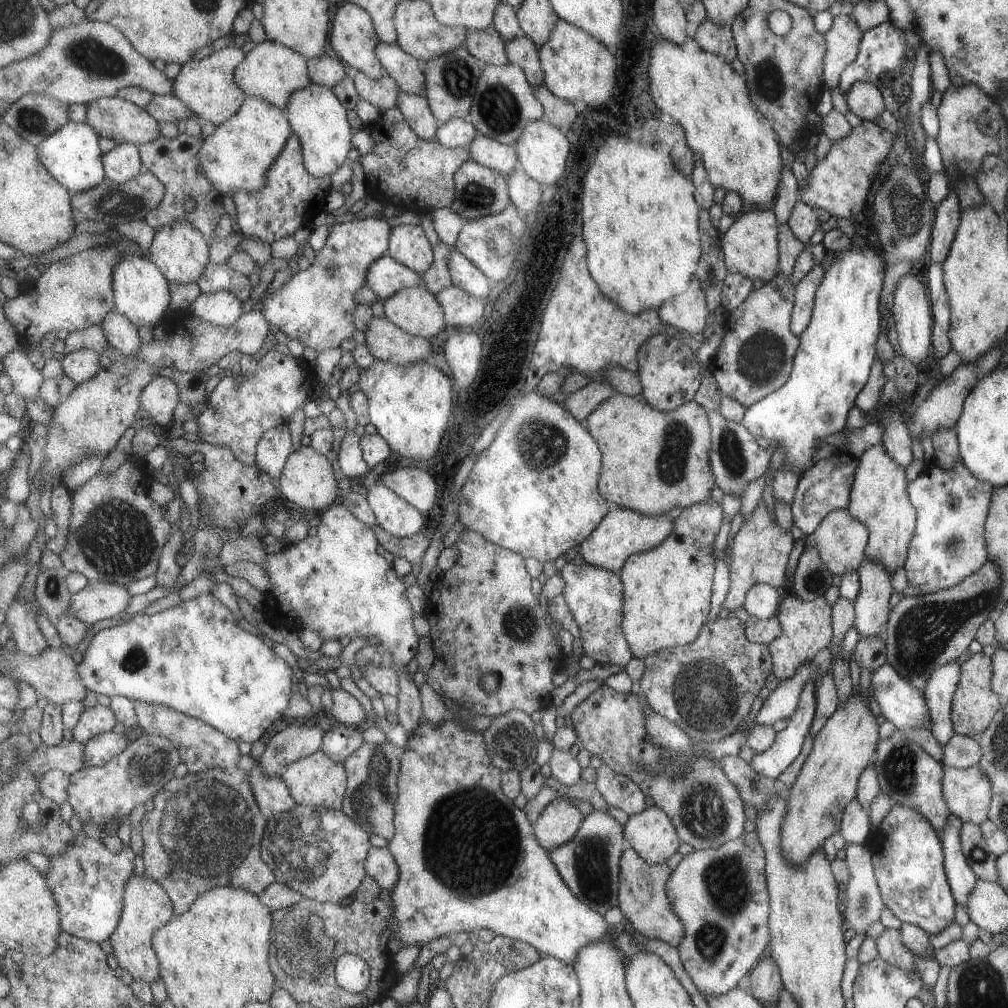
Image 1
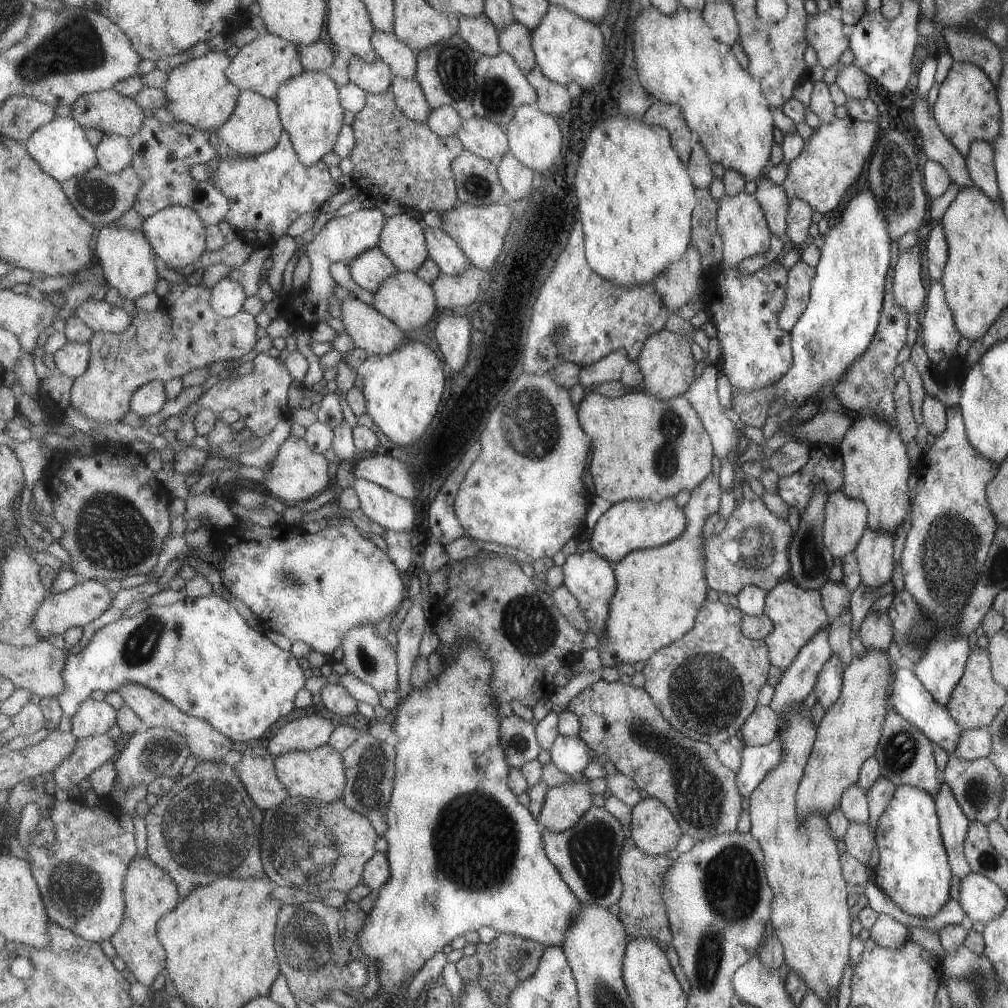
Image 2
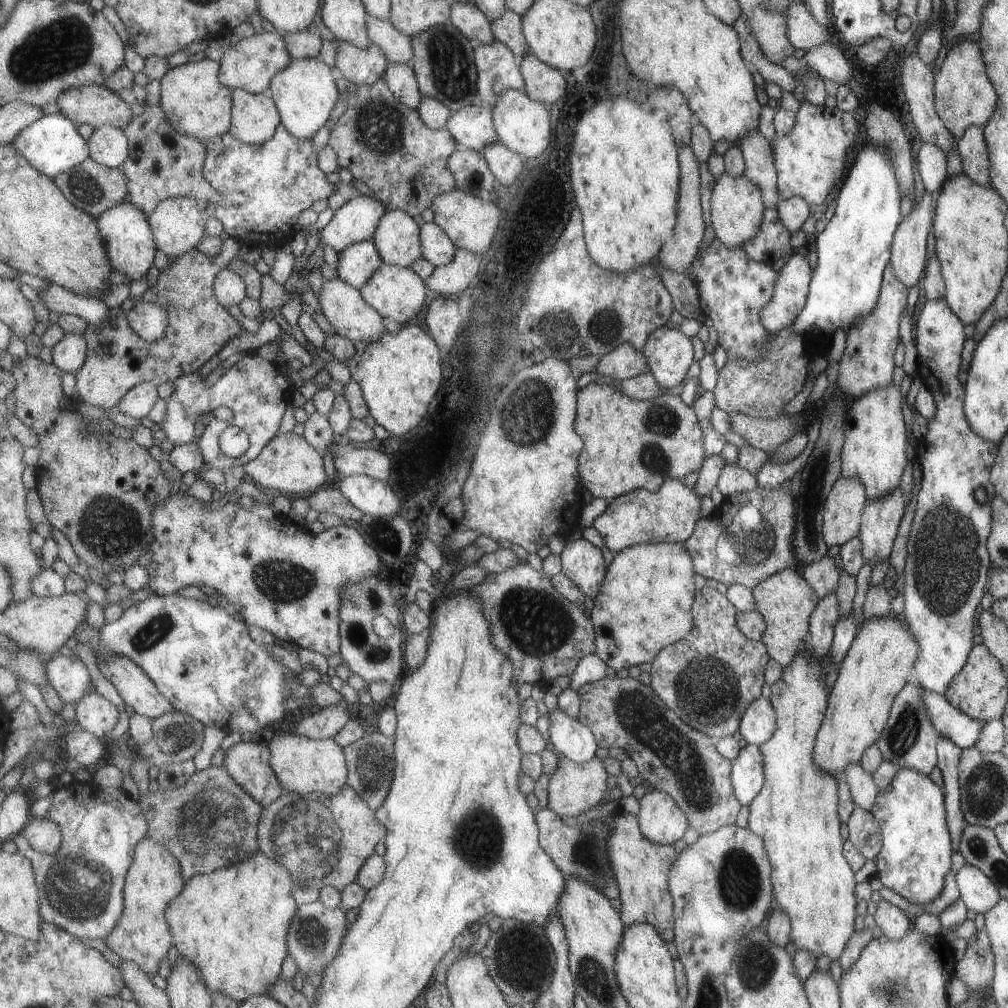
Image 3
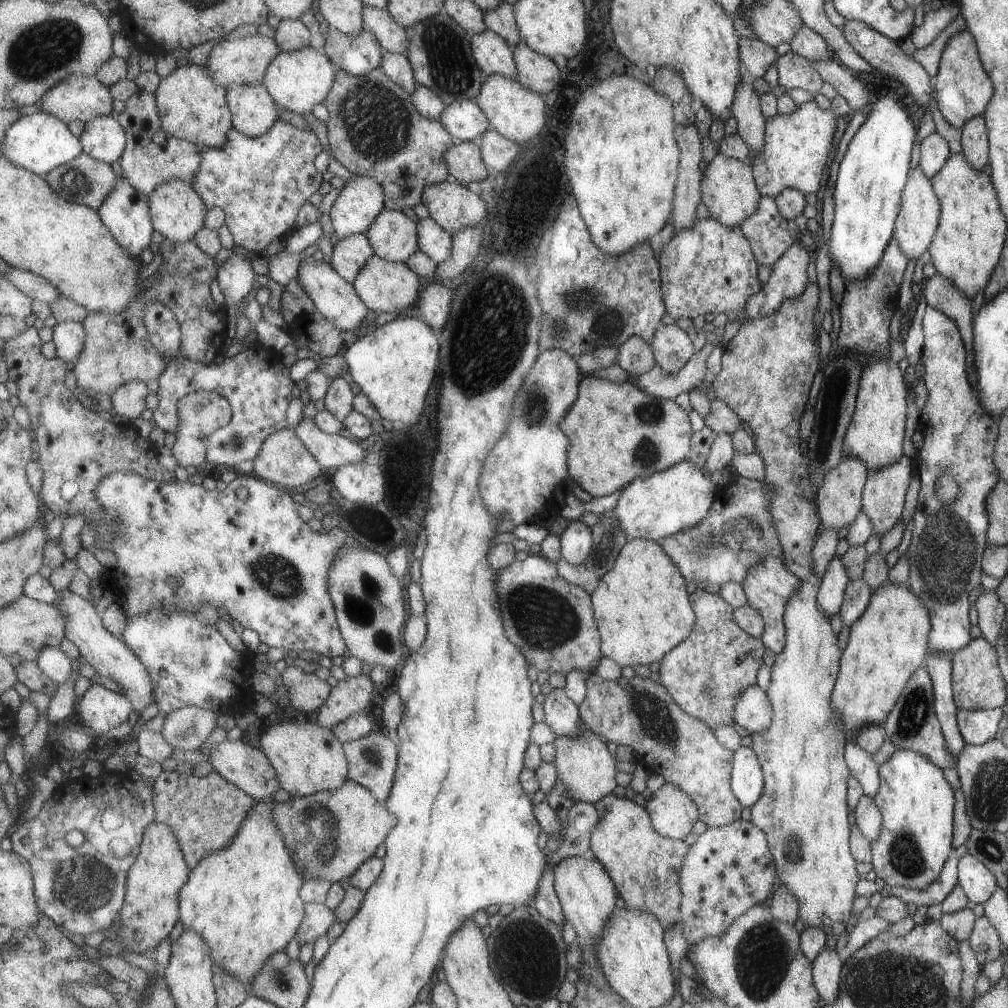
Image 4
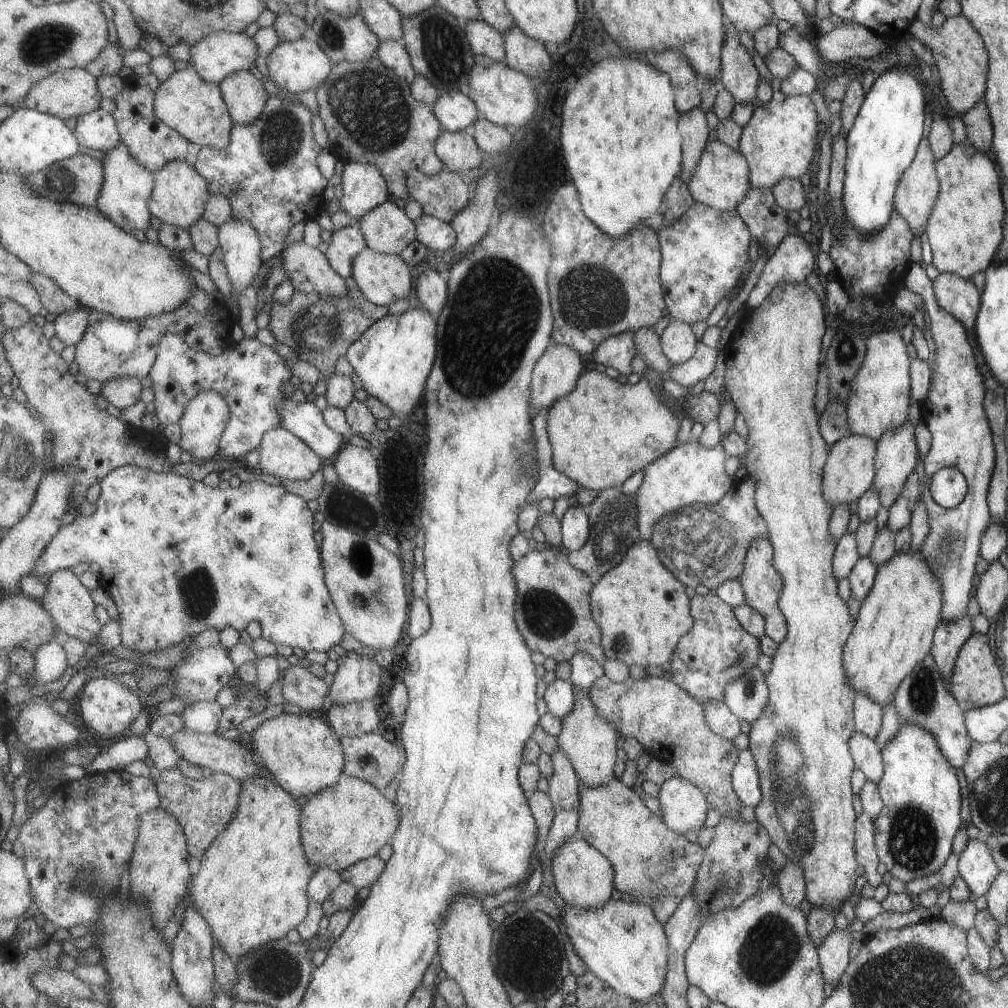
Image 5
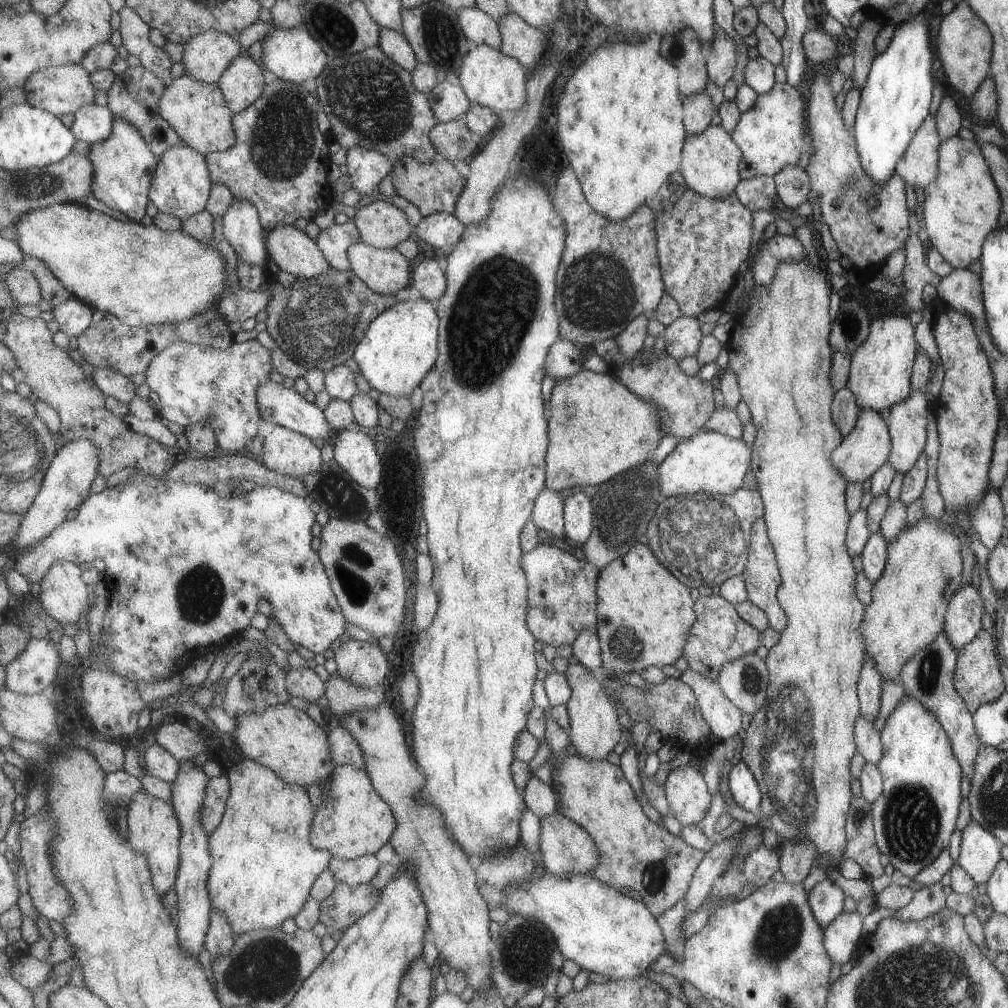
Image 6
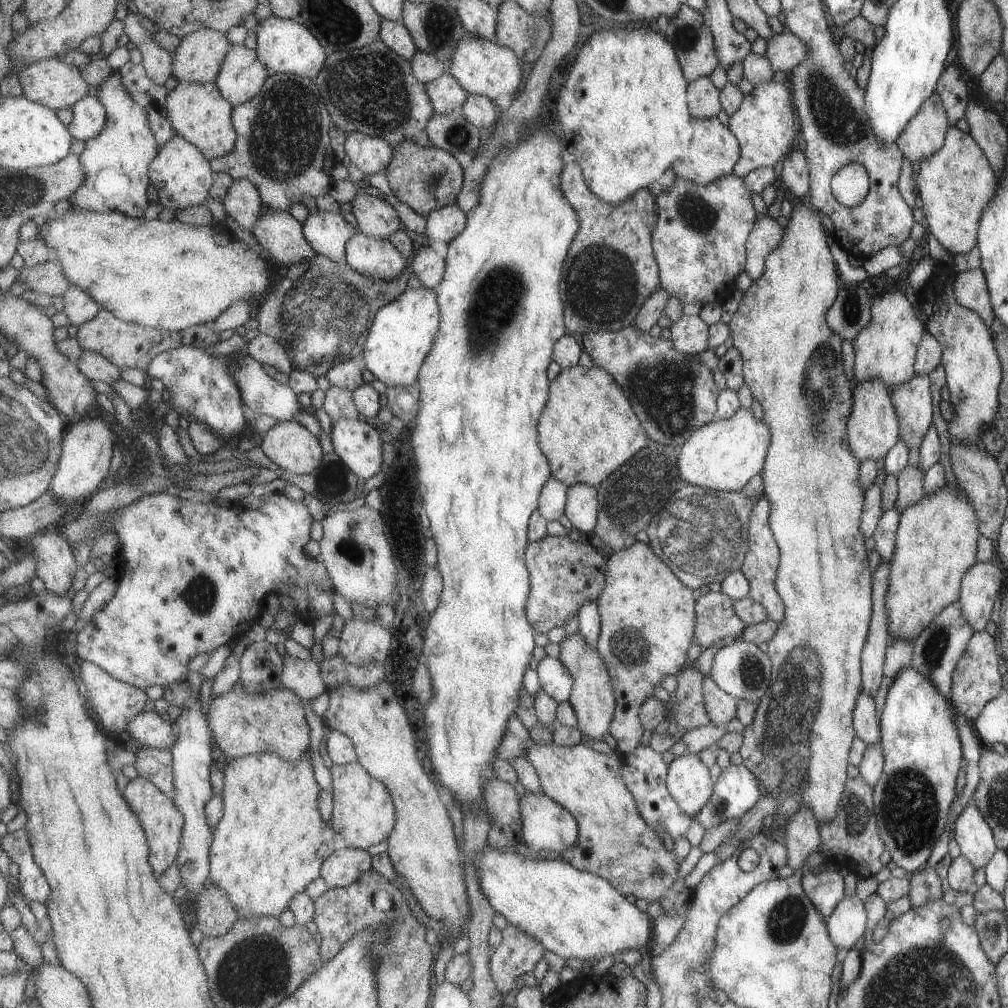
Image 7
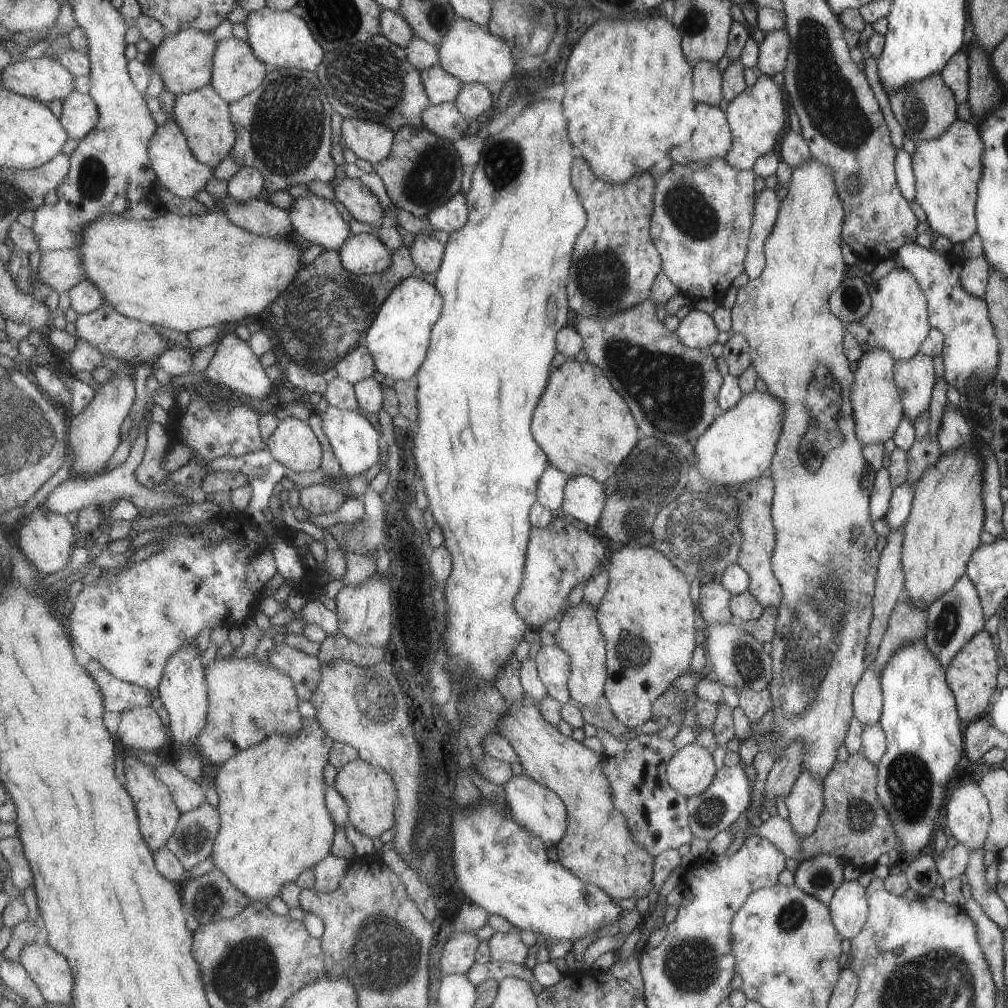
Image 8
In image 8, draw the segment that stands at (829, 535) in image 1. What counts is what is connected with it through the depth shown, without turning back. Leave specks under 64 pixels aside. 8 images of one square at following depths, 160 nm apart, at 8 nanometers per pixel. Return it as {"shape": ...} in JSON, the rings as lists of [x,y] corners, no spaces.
{"shape":[[[883,347],[865,351],[857,360],[855,382],[851,391],[854,427],[858,440],[864,444],[885,443],[893,436],[903,415],[902,399],[894,383],[894,359]]]}

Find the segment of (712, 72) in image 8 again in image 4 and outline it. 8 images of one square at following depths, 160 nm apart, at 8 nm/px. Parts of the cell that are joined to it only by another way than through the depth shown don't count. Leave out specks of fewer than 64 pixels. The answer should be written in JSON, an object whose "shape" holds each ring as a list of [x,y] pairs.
{"shape":[[[694,124],[679,126],[677,130],[681,162],[678,164],[679,186],[675,184],[673,207],[670,212],[674,234],[678,230],[690,227],[696,219],[696,206],[700,203],[699,181],[703,174],[700,137]]]}

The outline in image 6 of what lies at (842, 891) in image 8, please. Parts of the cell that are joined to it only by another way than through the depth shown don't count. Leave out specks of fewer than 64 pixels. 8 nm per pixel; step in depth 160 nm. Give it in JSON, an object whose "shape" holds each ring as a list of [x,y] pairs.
{"shape":[[[841,911],[826,927],[825,949],[832,961],[845,964],[851,959],[851,952],[861,936],[861,915],[853,912]]]}

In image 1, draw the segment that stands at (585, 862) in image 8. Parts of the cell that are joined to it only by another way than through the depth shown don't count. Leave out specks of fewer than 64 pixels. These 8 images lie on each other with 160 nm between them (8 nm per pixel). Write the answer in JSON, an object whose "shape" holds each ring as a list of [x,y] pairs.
{"shape":[[[625,845],[618,860],[616,906],[635,932],[646,936],[647,939],[659,939],[675,947],[682,940],[684,928],[680,918],[675,916],[666,896],[665,884],[671,871],[670,865],[666,862],[647,864],[634,849]]]}

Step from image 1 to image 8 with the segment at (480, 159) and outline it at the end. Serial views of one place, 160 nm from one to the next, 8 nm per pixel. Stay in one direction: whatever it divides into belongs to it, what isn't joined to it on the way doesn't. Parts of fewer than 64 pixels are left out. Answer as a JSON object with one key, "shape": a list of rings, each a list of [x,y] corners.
{"shape":[[[436,64],[421,73],[433,105],[457,100],[464,85],[459,77],[447,72],[441,64]]]}

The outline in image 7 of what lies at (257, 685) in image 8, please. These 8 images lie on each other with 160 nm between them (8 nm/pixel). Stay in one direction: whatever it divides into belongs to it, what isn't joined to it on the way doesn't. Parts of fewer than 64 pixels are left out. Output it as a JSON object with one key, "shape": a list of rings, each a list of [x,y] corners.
{"shape":[[[237,681],[224,695],[211,696],[207,715],[213,742],[233,759],[271,752],[289,762],[297,762],[310,754],[311,744],[311,726],[301,700],[302,697],[286,687],[277,688],[271,693],[252,695]]]}

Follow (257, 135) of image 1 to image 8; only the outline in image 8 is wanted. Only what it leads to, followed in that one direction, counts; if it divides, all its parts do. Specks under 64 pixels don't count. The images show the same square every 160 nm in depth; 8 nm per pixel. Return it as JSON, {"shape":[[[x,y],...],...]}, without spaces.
{"shape":[[[231,36],[218,42],[214,56],[214,71],[211,84],[232,105],[239,102],[244,96],[256,91],[263,84],[263,80],[267,76],[267,68],[269,68],[269,65],[259,60],[258,56],[255,56],[254,50],[247,40],[243,41]]]}

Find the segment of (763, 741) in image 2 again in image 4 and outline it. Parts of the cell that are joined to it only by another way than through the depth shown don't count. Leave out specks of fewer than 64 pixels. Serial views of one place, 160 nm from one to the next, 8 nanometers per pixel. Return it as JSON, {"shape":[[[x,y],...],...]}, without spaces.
{"shape":[[[751,685],[737,698],[733,710],[733,722],[749,733],[765,730],[772,717],[771,704],[766,692],[758,685]]]}

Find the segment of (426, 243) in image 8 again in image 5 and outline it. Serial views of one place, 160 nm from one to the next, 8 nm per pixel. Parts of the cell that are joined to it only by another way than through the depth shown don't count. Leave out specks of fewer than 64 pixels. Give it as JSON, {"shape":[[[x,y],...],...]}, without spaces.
{"shape":[[[435,270],[423,271],[416,284],[419,306],[439,314],[447,304],[447,280]]]}

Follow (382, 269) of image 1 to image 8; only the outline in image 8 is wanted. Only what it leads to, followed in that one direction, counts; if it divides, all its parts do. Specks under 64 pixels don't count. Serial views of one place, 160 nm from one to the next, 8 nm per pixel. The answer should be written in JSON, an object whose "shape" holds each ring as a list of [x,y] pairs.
{"shape":[[[307,192],[290,208],[294,230],[308,244],[322,244],[327,251],[339,251],[352,235],[349,223],[332,200]]]}

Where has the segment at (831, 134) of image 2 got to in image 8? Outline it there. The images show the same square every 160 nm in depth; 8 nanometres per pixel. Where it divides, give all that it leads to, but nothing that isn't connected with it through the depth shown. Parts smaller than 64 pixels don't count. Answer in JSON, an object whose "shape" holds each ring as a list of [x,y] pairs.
{"shape":[[[757,74],[756,82],[745,87],[734,99],[731,99],[726,108],[726,119],[730,125],[730,135],[733,138],[732,148],[723,160],[733,168],[743,170],[753,166],[759,156],[775,150],[777,134],[783,128],[783,102],[779,88],[771,82],[771,78],[764,74]]]}

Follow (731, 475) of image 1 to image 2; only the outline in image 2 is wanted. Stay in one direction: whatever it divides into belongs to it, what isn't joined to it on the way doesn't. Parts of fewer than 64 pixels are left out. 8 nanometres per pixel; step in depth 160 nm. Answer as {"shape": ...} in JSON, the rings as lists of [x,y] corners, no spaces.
{"shape":[[[705,365],[702,374],[690,384],[690,388],[682,395],[685,400],[699,414],[705,432],[713,442],[714,454],[722,460],[725,456],[733,458],[735,465],[738,465],[738,457],[741,455],[737,451],[737,442],[741,432],[735,430],[735,425],[731,423],[722,412],[716,393],[717,373],[719,370],[715,365]]]}

